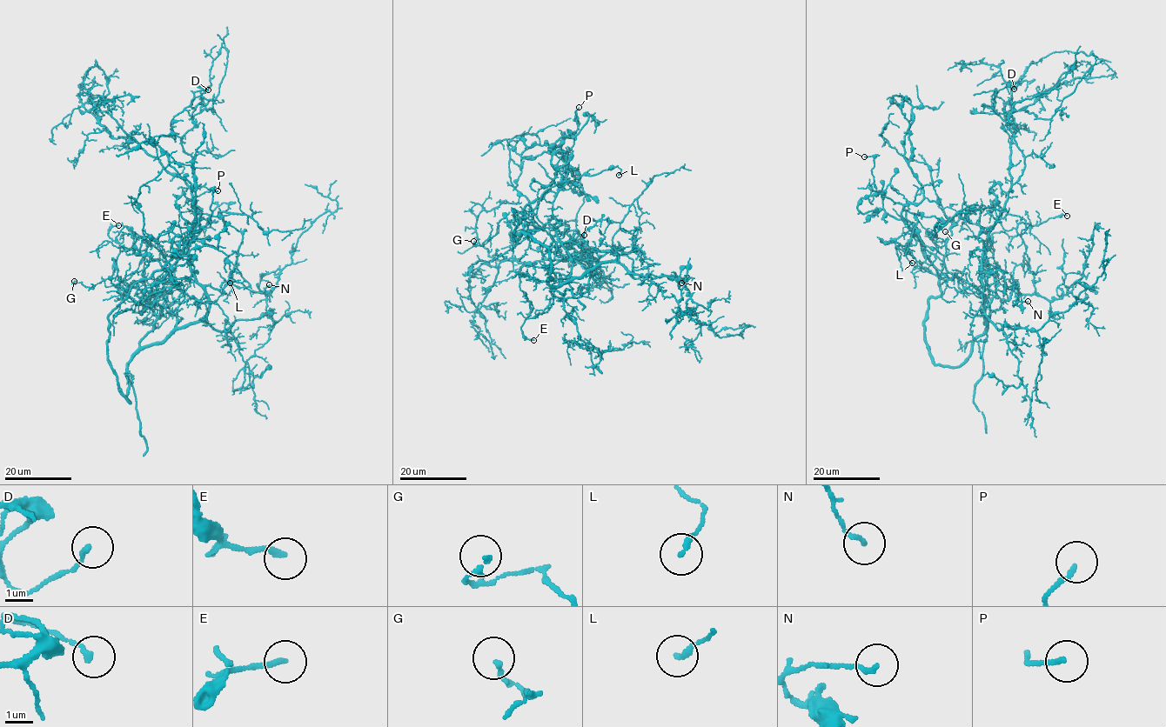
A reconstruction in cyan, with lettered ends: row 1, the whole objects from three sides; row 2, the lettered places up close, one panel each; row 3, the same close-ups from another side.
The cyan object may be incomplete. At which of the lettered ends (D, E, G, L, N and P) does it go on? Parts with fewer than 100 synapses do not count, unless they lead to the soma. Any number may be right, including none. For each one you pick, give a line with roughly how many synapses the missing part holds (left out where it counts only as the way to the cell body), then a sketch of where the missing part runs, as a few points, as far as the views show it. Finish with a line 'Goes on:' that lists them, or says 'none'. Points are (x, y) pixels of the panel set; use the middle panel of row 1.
Goes on: none

